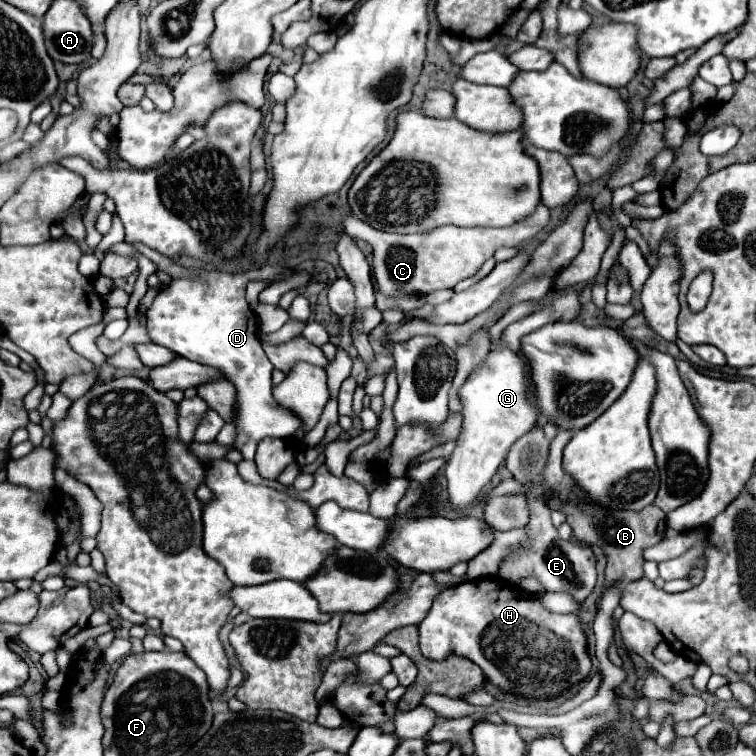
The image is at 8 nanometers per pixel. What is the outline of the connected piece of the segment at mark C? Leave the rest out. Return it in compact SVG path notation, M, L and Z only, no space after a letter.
M544 203L536 207L536 211L524 221L518 221L516 225L508 227L436 227L428 233L416 233L416 235L400 235L400 233L384 233L368 223L360 221L354 215L344 215L342 225L346 233L354 239L364 239L374 249L374 279L378 283L378 289L390 297L400 293L412 293L412 295L428 295L438 289L452 289L458 281L472 277L486 259L494 255L498 247L518 247L522 241L534 237L550 219L550 211Z

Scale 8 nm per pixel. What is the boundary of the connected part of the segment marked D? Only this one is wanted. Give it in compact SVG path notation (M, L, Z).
M268 265L258 271L224 273L224 271L196 271L200 279L174 279L172 285L162 287L148 309L148 335L154 343L172 349L190 361L220 369L224 379L236 387L234 401L234 449L246 460L253 461L258 443L264 437L290 437L300 421L286 409L276 405L272 397L272 363L268 361L256 327L256 315L248 309L244 299L246 283L252 279L274 279L284 273L284 267Z

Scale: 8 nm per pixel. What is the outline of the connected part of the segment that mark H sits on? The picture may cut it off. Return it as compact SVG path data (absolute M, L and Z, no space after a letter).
M498 577L464 581L436 597L420 627L420 651L442 661L450 651L482 667L492 685L524 699L554 699L588 679L592 663L578 615L548 611L538 599Z

